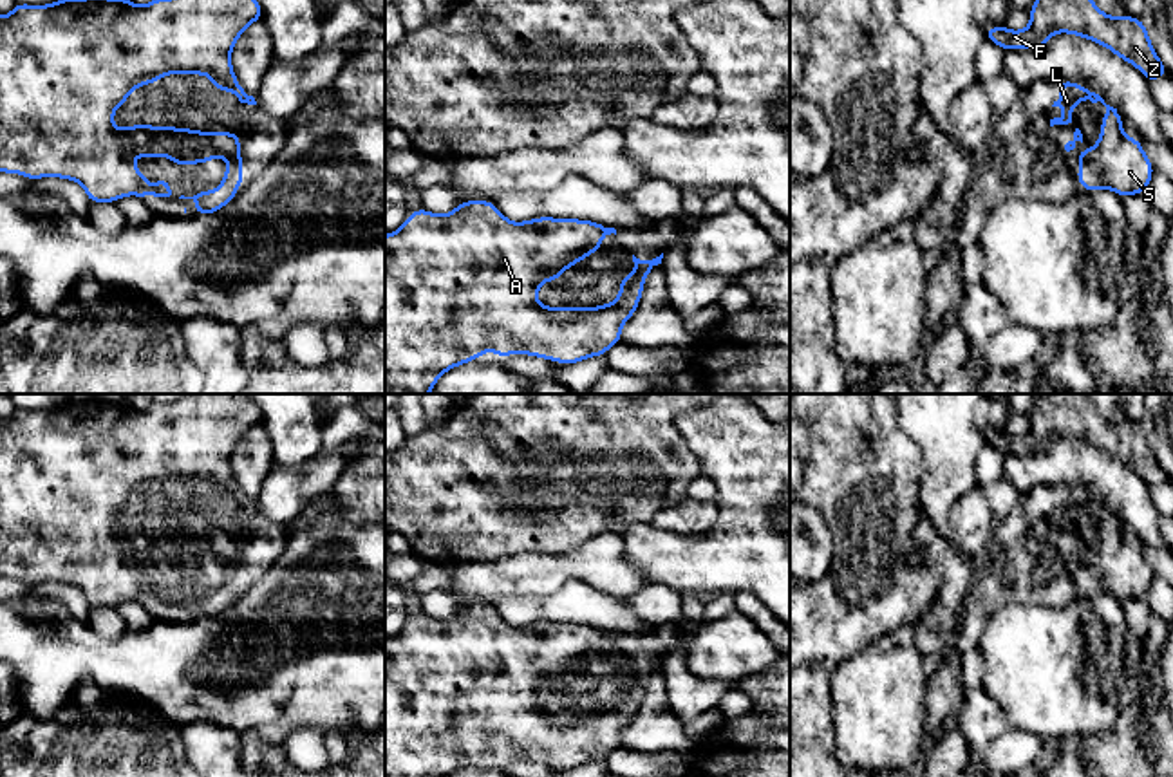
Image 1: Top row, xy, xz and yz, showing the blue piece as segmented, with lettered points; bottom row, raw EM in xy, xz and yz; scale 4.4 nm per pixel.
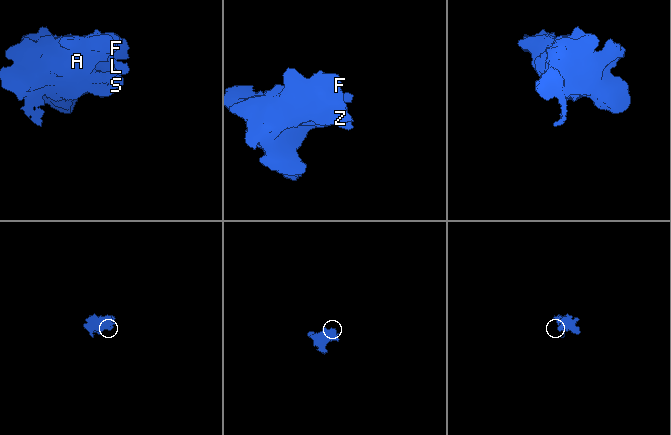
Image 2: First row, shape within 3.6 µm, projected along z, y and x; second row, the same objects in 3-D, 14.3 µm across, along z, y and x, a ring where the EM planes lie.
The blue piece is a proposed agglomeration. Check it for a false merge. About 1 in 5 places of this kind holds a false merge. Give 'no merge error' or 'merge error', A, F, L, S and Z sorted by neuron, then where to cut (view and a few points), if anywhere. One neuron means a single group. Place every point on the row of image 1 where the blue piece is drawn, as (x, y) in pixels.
no merge error; A F L S Z; no cut

